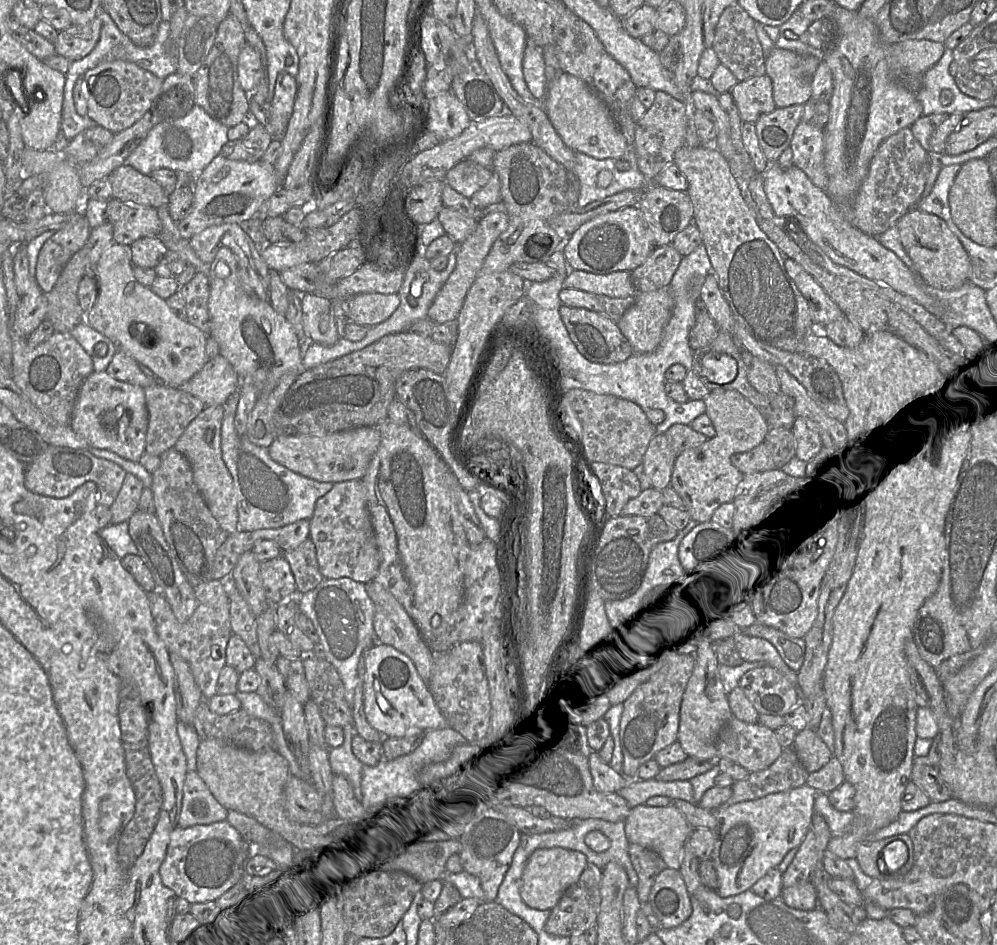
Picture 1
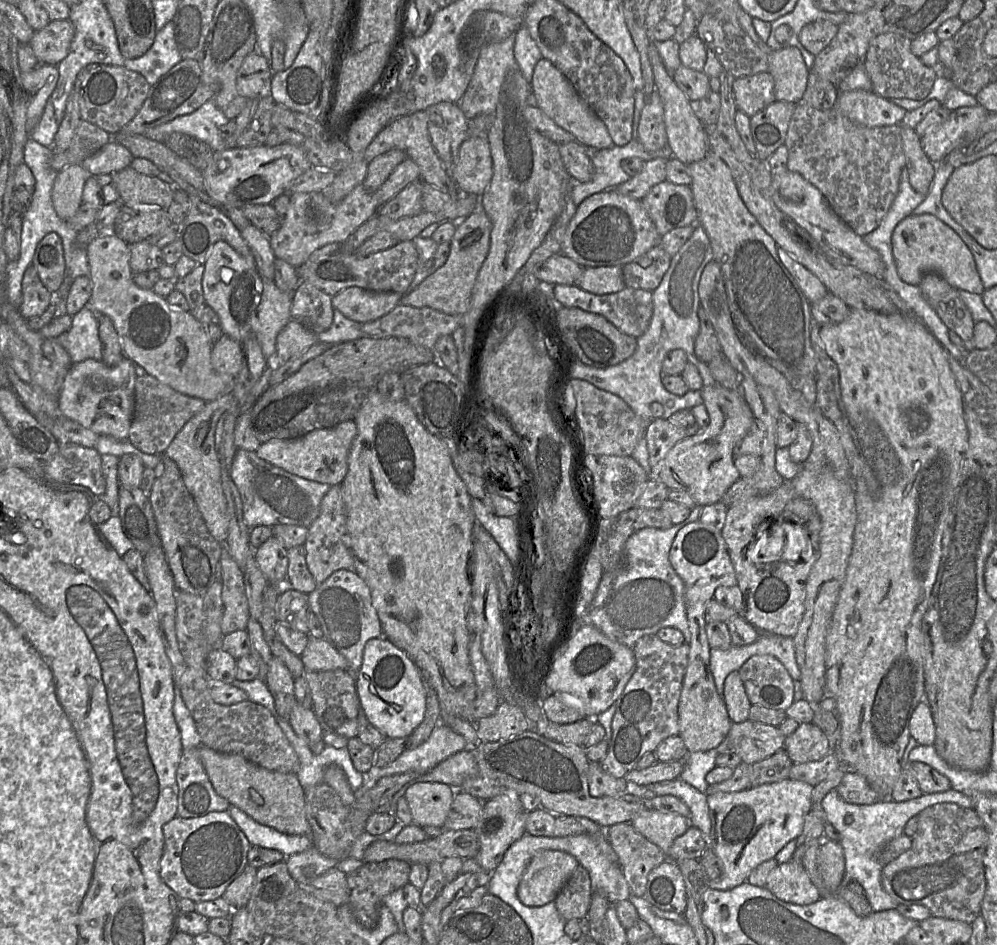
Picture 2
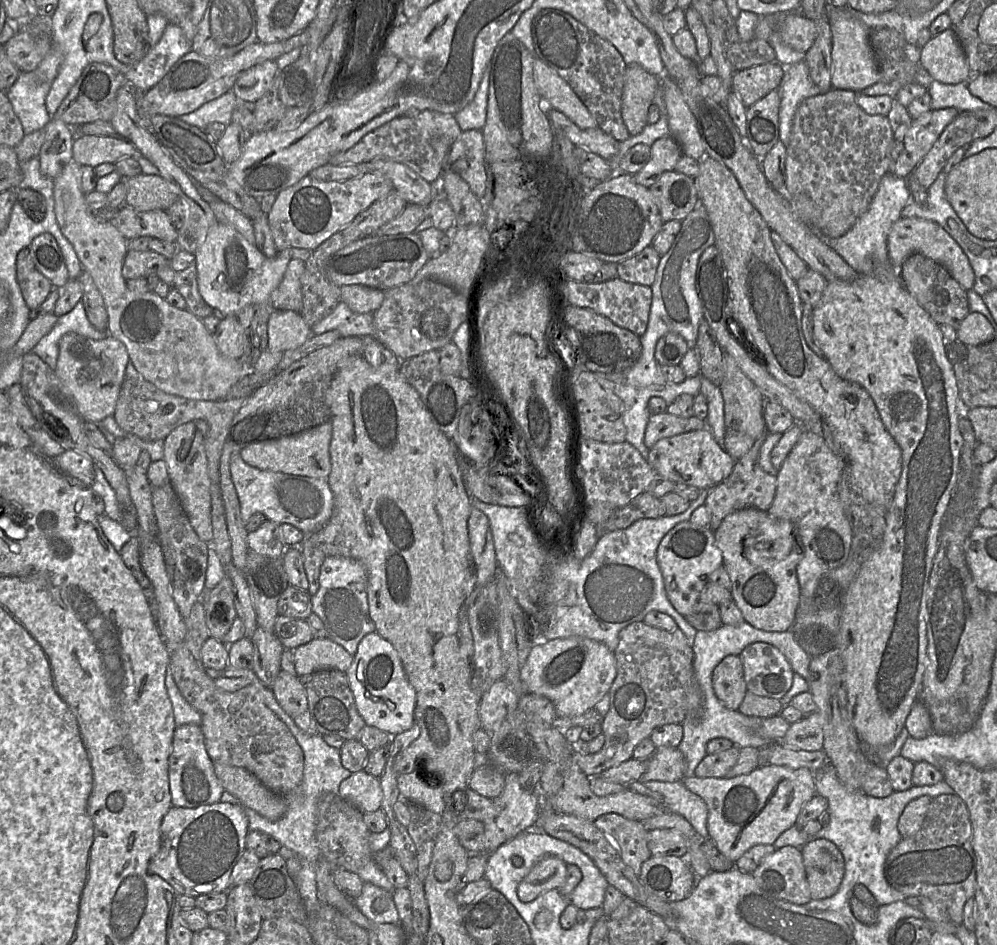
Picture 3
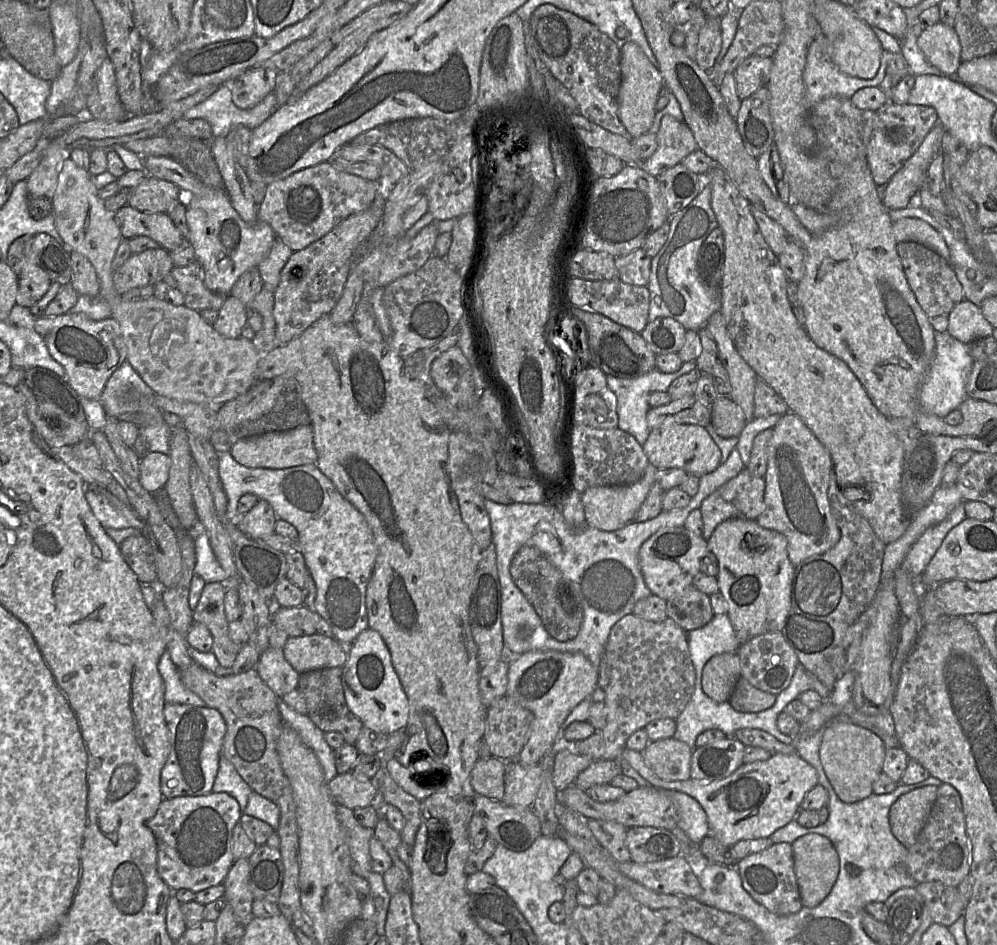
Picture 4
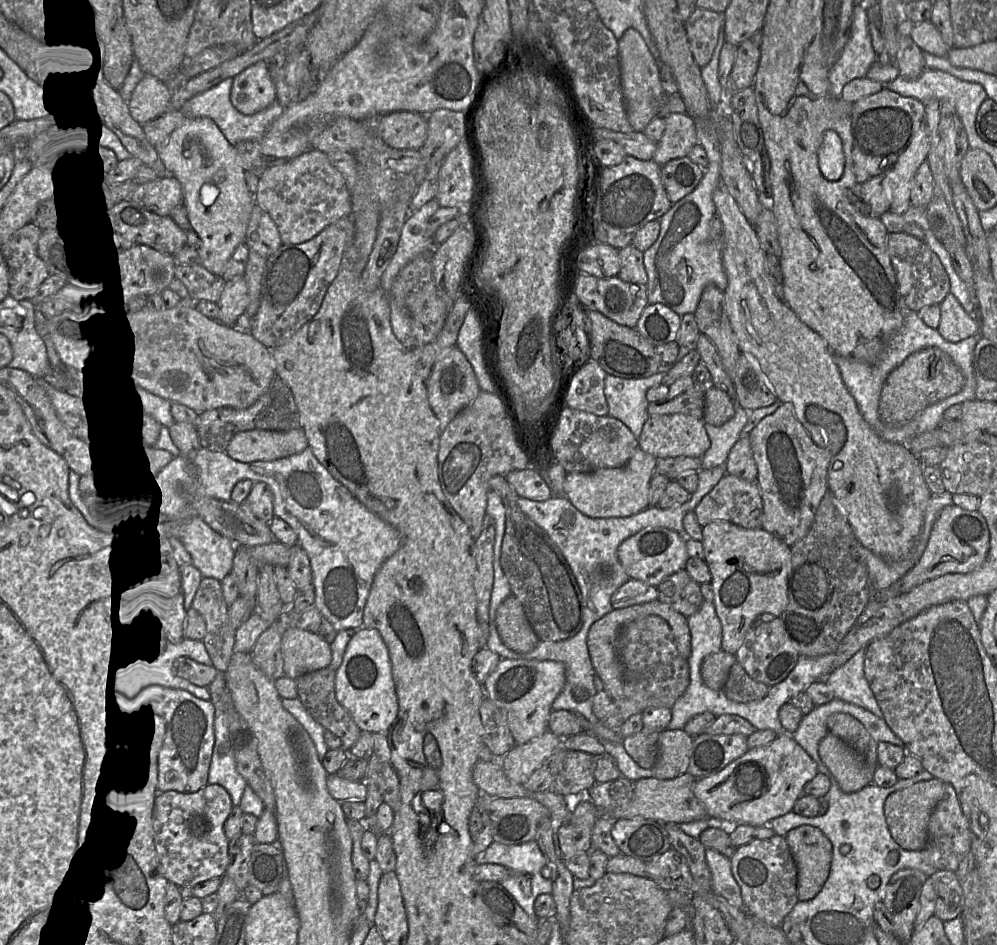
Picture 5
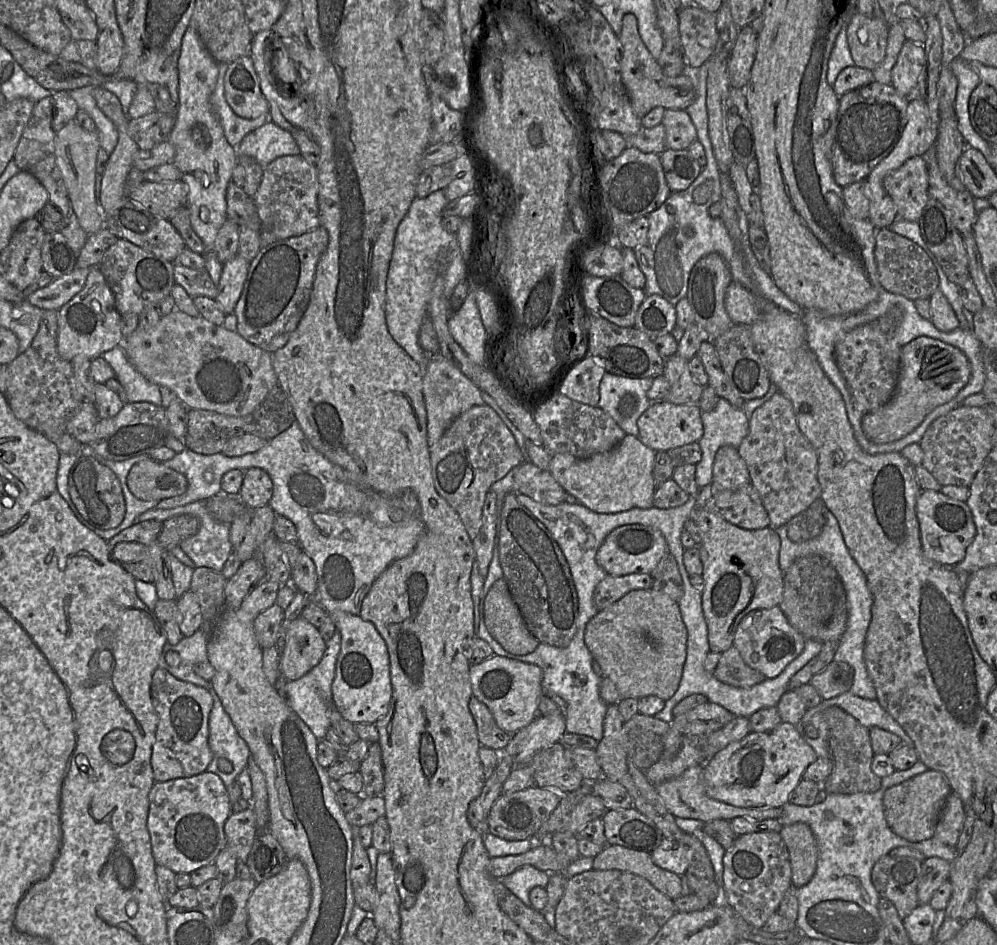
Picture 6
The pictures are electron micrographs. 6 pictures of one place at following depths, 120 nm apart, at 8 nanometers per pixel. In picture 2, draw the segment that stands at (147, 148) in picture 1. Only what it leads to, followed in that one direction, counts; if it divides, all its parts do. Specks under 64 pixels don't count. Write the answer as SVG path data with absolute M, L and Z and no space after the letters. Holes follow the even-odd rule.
M212 99L190 114L177 116L167 123L148 129L144 136L163 143L171 133L180 132L205 142L217 151L225 147L225 139L220 130L228 121Z

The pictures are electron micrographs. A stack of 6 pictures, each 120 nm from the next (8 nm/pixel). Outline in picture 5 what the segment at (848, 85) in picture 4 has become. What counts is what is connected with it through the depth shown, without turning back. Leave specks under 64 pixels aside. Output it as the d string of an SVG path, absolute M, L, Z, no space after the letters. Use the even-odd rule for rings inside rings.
M854 5L849 38L829 71L830 93L840 98L843 87L853 79L864 78L877 54L871 42L866 5Z

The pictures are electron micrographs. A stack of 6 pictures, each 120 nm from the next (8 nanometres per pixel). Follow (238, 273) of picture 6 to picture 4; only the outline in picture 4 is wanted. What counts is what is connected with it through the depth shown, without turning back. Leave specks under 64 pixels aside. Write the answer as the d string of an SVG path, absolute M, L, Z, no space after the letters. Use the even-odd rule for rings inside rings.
M229 294L218 311L213 327L226 338L238 338L241 337L242 330L247 325L247 318L247 306Z

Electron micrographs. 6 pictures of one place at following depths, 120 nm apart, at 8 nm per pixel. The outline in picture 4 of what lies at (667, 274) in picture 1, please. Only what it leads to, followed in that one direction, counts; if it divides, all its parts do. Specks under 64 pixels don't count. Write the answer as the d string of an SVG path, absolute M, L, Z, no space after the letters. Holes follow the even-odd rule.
M642 248L616 258L619 279L634 286L647 286L651 272L651 258Z

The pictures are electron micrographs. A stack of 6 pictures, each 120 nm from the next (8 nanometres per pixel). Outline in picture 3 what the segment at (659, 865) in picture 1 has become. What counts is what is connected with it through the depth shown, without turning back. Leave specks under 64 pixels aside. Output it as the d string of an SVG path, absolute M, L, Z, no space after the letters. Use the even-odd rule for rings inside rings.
M610 813L598 817L593 824L618 848L623 862L639 876L642 864L652 857L647 846L647 833L642 822Z

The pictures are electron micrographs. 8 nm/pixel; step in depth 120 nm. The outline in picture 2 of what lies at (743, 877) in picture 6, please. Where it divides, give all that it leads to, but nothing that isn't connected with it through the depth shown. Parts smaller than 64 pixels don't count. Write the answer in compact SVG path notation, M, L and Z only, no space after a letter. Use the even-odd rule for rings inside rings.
M794 859L778 864L769 873L765 887L780 900L793 904L809 905L820 899L802 862Z

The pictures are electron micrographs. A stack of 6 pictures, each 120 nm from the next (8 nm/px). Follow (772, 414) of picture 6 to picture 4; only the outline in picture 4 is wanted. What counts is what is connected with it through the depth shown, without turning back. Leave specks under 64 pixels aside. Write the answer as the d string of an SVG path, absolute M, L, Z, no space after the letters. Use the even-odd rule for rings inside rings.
M791 412L780 416L775 424L766 446L766 456L764 510L757 522L786 537L788 556L796 567L811 556L829 551L840 539L828 499L831 456L804 422Z

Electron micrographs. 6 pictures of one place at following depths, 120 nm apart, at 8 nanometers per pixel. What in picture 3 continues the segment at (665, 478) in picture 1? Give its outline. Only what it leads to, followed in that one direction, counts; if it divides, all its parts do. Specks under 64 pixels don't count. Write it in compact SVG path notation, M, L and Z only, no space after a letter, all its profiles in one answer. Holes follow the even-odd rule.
M667 411L651 414L645 431L645 445L651 449L659 440L706 428L706 421L695 416L680 418Z

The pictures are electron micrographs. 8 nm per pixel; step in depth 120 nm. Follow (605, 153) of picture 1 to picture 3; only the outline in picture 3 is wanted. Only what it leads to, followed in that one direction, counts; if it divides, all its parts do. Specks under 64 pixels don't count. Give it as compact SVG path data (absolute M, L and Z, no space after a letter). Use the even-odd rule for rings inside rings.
M538 58L533 64L533 80L547 108L563 113L580 129L598 127L597 122L570 85L554 69Z

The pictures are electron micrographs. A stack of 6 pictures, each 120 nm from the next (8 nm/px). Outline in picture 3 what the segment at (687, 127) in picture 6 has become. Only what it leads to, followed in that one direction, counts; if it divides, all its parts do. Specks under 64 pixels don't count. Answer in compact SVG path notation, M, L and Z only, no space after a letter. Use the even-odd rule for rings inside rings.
M671 135L657 139L651 146L649 161L633 176L635 182L650 188L663 173L673 171L682 156L680 145Z

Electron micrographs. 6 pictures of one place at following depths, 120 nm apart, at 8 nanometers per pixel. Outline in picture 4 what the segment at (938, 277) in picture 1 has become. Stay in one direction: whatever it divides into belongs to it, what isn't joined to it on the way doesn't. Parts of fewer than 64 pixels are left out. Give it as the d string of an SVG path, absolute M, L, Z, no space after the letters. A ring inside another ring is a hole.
M901 218L892 222L892 232L897 243L904 241L920 243L950 262L950 253L943 237L925 221Z

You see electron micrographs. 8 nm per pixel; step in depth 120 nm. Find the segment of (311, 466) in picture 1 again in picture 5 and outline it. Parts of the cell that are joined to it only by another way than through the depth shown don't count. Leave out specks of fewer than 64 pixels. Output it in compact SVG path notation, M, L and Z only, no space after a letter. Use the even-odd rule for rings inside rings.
M254 429L235 434L225 453L243 463L272 461L298 454L309 446L304 430L271 431Z

